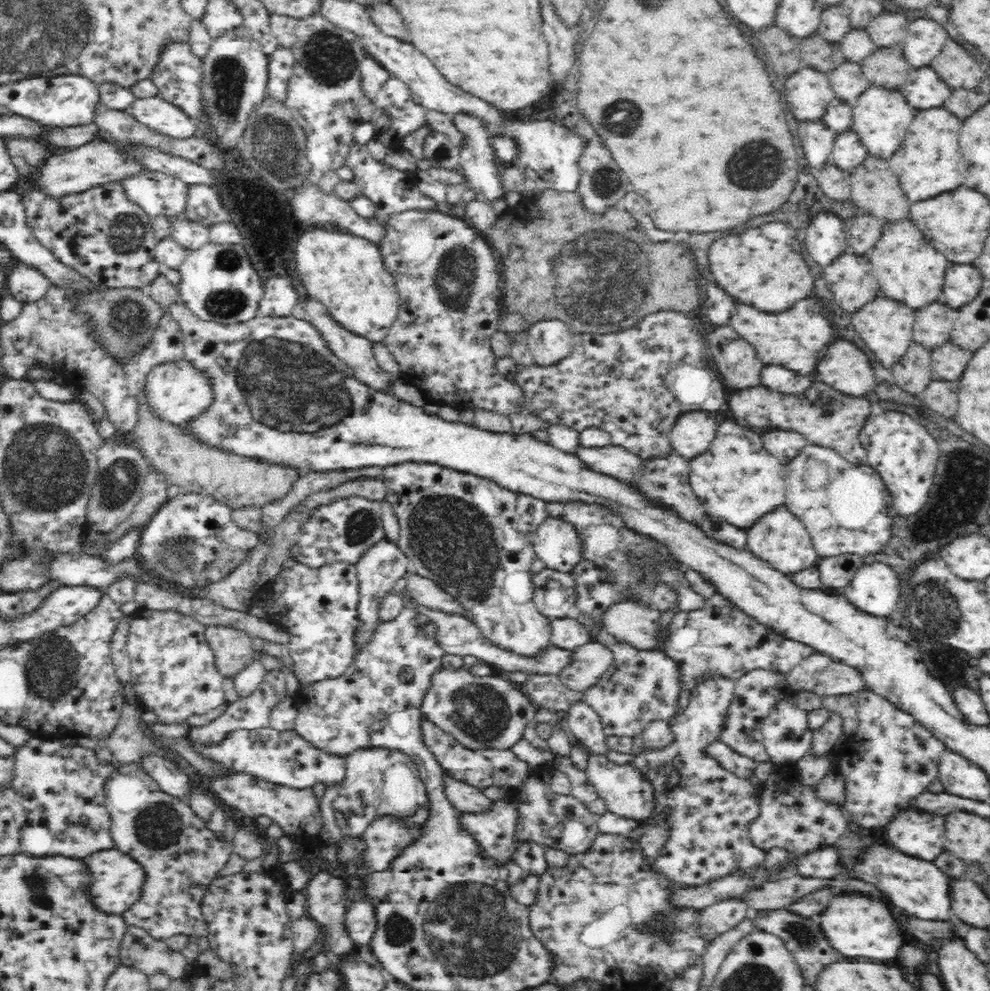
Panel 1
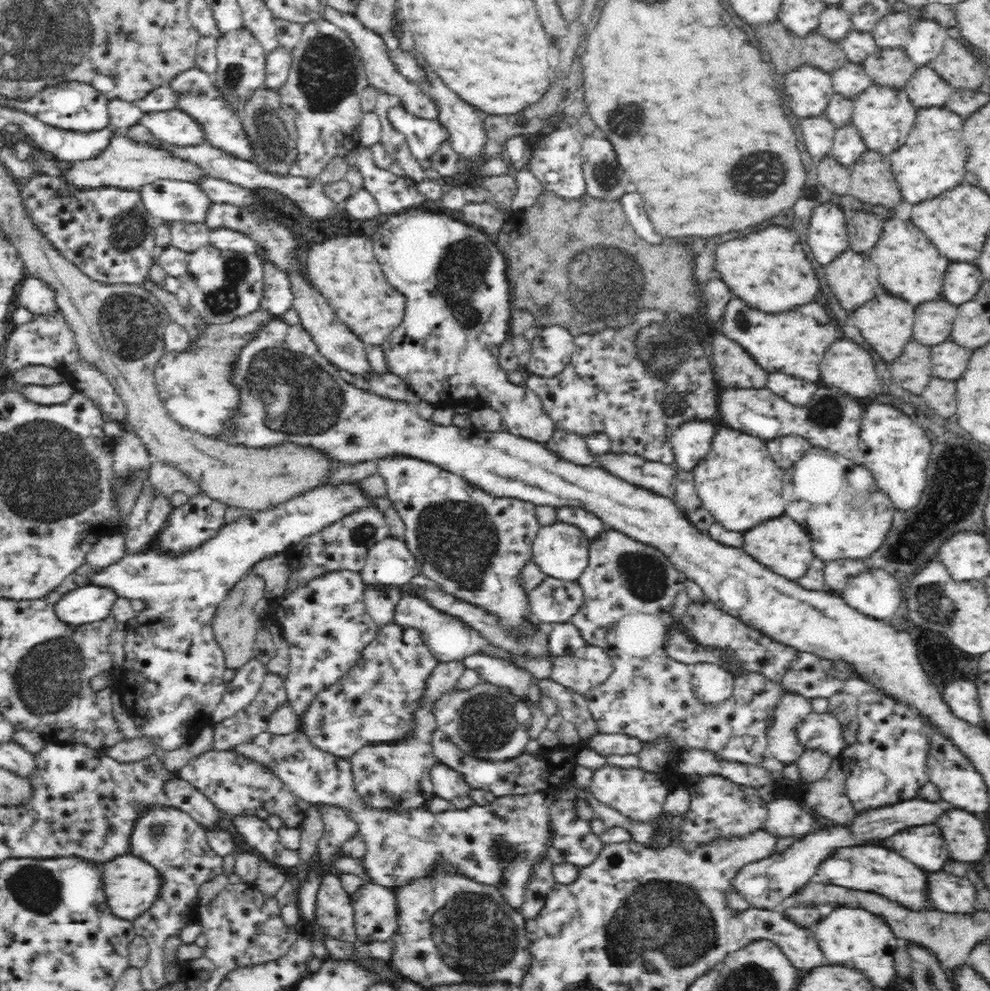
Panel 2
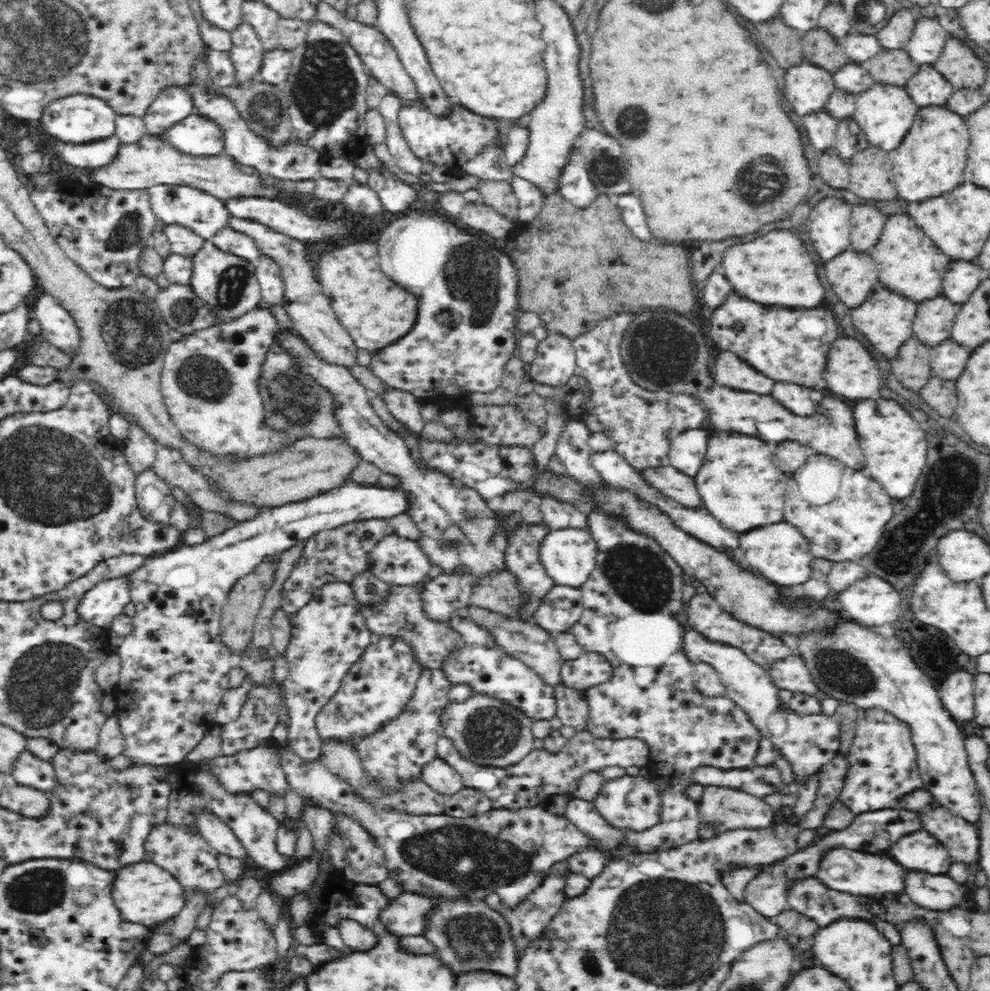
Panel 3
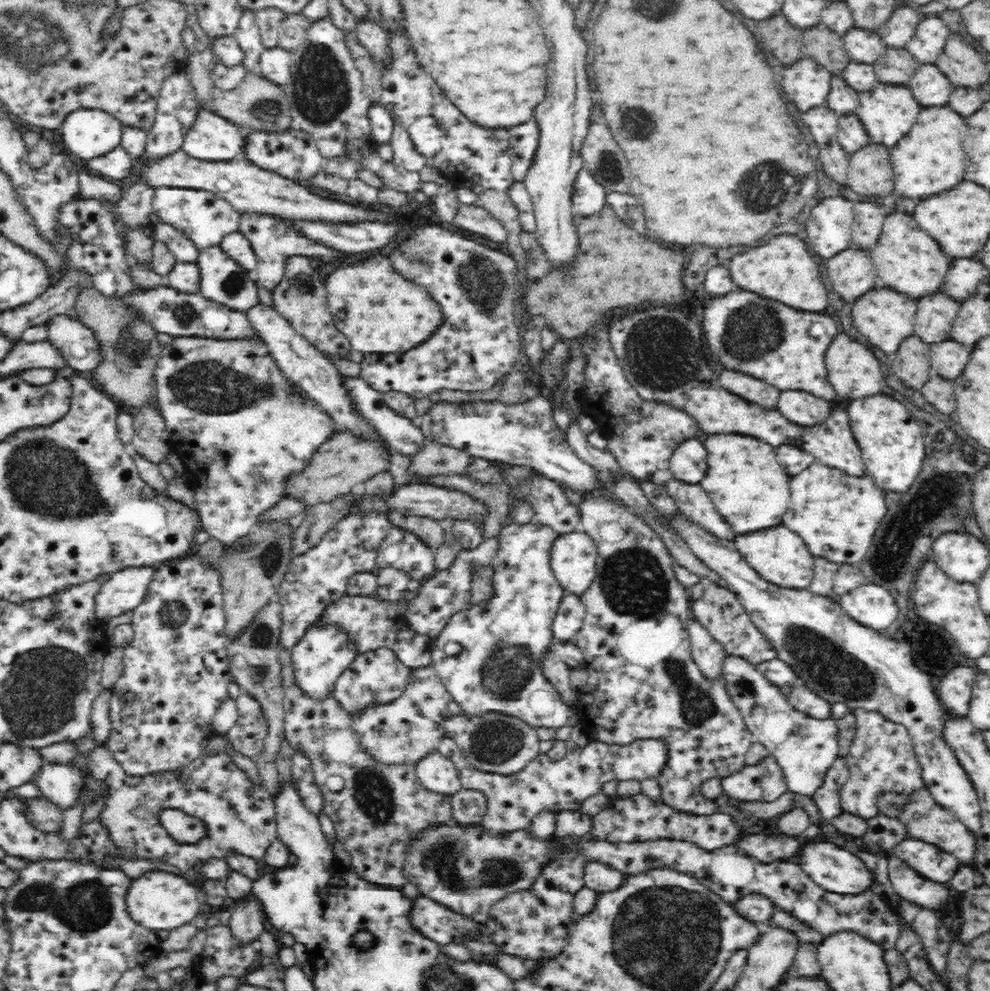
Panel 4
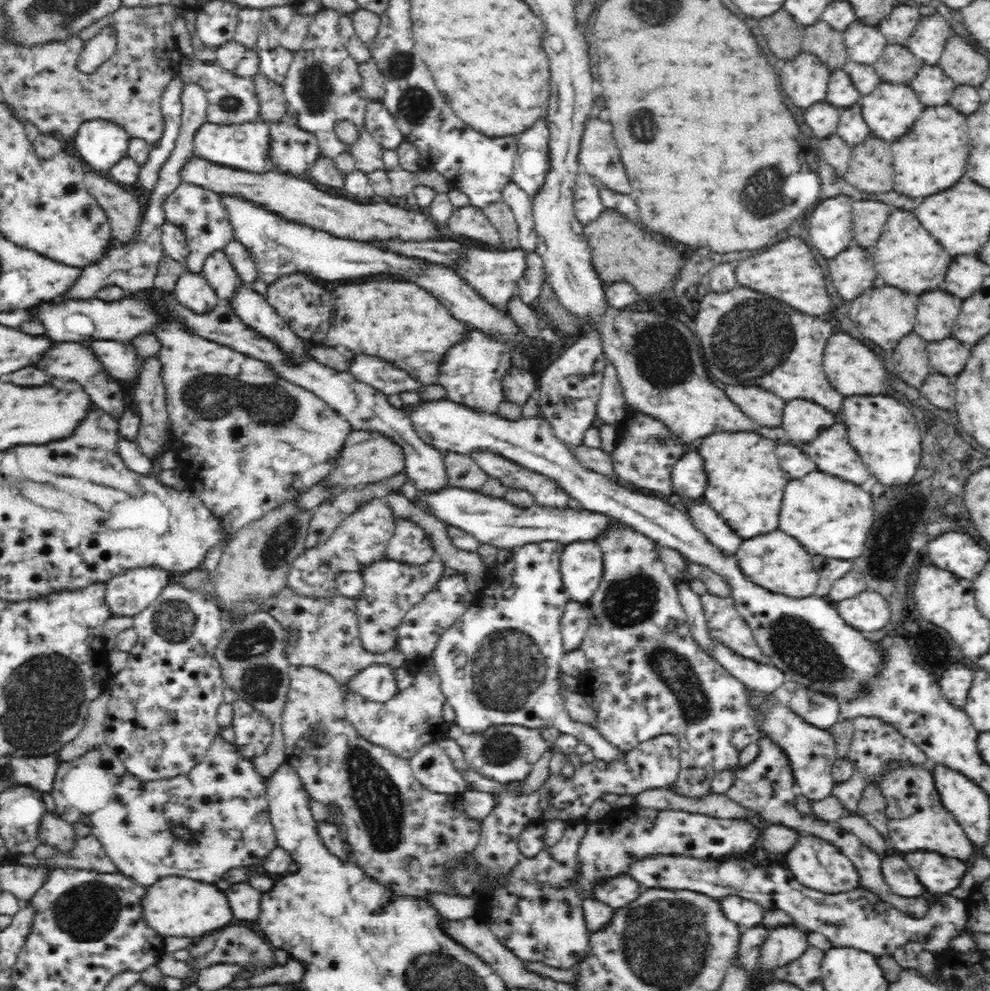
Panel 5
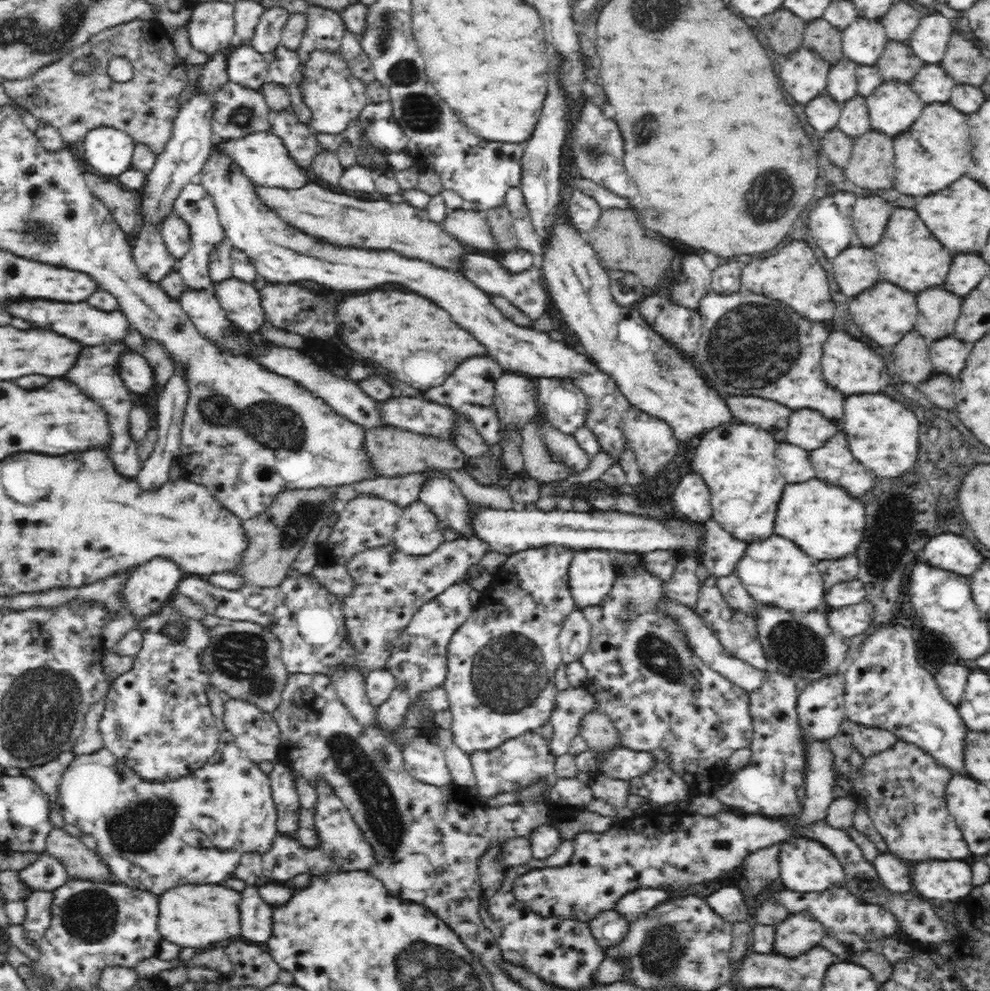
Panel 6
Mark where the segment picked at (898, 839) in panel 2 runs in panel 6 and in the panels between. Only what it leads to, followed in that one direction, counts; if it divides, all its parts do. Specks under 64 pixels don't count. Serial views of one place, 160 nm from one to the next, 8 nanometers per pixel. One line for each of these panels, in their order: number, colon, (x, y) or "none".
3: (920, 850)
4: (932, 862)
5: (940, 874)
6: (937, 880)

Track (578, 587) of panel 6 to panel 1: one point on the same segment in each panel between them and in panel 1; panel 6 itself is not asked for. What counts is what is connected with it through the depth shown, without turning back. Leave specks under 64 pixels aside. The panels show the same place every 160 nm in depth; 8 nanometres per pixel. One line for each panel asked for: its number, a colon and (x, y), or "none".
1: (557, 544)
2: (561, 550)
3: (568, 555)
4: (572, 557)
5: (581, 562)

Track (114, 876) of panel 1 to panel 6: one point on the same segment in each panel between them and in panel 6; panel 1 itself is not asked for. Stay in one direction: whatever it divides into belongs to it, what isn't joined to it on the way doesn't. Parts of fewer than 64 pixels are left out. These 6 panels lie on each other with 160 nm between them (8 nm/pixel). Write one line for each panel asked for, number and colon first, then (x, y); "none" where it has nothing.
2: (130, 884)
3: (144, 893)
4: (158, 900)
5: (174, 906)
6: (198, 916)

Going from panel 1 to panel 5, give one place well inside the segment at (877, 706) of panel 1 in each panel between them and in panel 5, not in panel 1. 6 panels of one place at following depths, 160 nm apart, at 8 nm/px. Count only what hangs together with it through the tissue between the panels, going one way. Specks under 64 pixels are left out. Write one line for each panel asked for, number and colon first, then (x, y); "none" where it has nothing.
2: (888, 763)
3: (883, 768)
4: (881, 760)
5: (877, 746)

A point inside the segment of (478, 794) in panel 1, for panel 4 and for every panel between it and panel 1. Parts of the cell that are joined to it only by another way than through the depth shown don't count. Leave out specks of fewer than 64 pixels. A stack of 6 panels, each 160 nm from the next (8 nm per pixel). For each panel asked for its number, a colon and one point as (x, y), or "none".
2: (448, 783)
3: (439, 775)
4: (436, 772)

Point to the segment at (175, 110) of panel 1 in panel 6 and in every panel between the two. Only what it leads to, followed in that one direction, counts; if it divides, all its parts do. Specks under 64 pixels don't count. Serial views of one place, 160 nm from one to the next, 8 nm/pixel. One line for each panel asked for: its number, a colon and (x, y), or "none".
2: (173, 126)
3: (194, 135)
4: (211, 137)
5: (244, 145)
6: (261, 156)

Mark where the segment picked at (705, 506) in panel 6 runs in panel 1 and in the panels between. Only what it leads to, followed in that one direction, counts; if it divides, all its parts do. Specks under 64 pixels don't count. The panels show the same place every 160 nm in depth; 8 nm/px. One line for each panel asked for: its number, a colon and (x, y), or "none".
1: (693, 431)
2: (691, 441)
3: (688, 449)
4: (688, 461)
5: (689, 477)

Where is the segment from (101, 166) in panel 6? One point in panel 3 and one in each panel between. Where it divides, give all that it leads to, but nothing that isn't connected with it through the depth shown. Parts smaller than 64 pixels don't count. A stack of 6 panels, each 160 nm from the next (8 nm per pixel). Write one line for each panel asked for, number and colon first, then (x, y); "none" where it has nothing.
3: (77, 118)
4: (87, 132)
5: (100, 142)

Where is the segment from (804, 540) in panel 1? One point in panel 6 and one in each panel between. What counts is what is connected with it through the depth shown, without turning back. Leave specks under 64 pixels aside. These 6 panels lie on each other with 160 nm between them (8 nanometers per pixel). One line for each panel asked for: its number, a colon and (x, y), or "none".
2: (780, 544)
3: (779, 552)
4: (779, 556)
5: (774, 560)
6: (775, 571)

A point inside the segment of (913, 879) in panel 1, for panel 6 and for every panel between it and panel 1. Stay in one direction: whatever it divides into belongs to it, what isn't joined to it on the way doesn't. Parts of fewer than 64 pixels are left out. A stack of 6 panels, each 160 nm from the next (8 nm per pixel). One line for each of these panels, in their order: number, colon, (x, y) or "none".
2: (870, 867)
3: (863, 873)
4: (832, 867)
5: (817, 863)
6: (807, 865)

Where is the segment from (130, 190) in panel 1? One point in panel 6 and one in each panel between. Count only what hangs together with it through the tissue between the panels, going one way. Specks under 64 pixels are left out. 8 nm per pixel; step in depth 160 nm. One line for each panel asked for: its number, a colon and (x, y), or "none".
2: (167, 200)
3: (204, 214)
4: (205, 218)
5: (201, 215)
6: (193, 205)

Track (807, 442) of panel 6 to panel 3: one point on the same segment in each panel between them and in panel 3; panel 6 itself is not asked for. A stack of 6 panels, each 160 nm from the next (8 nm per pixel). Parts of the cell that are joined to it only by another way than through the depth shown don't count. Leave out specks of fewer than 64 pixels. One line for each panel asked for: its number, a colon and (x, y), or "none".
3: (798, 399)
4: (800, 407)
5: (803, 419)

